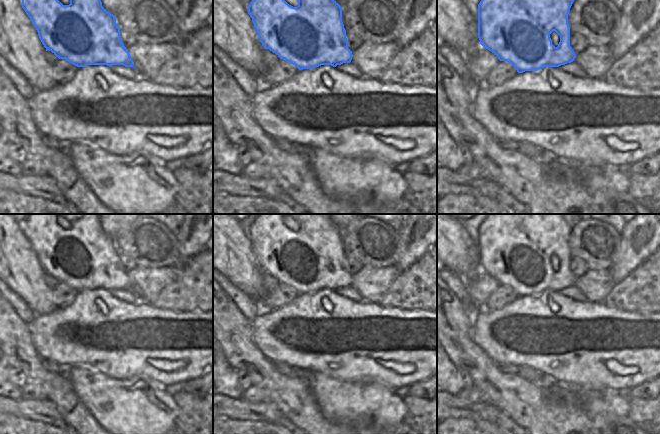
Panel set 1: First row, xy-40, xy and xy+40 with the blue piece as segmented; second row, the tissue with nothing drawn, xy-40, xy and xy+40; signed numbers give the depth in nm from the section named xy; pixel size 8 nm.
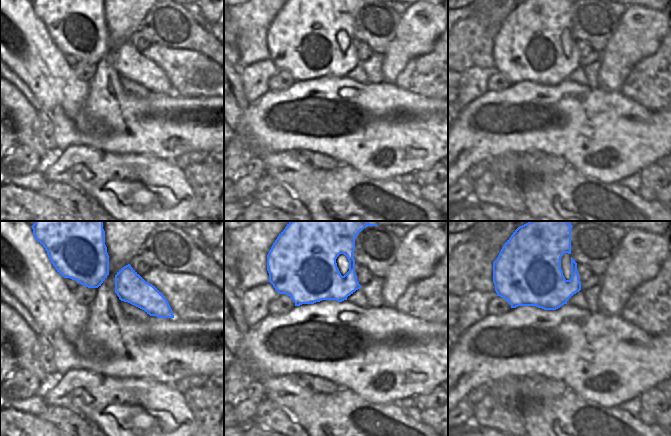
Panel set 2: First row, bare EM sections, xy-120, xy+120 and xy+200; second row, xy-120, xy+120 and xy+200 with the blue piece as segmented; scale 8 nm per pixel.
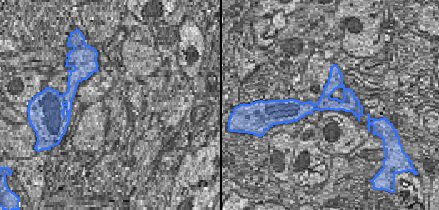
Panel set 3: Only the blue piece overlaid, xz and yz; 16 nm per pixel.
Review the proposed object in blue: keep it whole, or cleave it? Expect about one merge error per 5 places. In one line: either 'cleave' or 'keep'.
keep

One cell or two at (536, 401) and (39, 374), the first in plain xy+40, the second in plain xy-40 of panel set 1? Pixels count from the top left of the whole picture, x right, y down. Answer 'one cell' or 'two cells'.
one cell

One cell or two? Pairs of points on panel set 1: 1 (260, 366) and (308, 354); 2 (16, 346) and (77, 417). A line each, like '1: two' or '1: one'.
1: two
2: one

